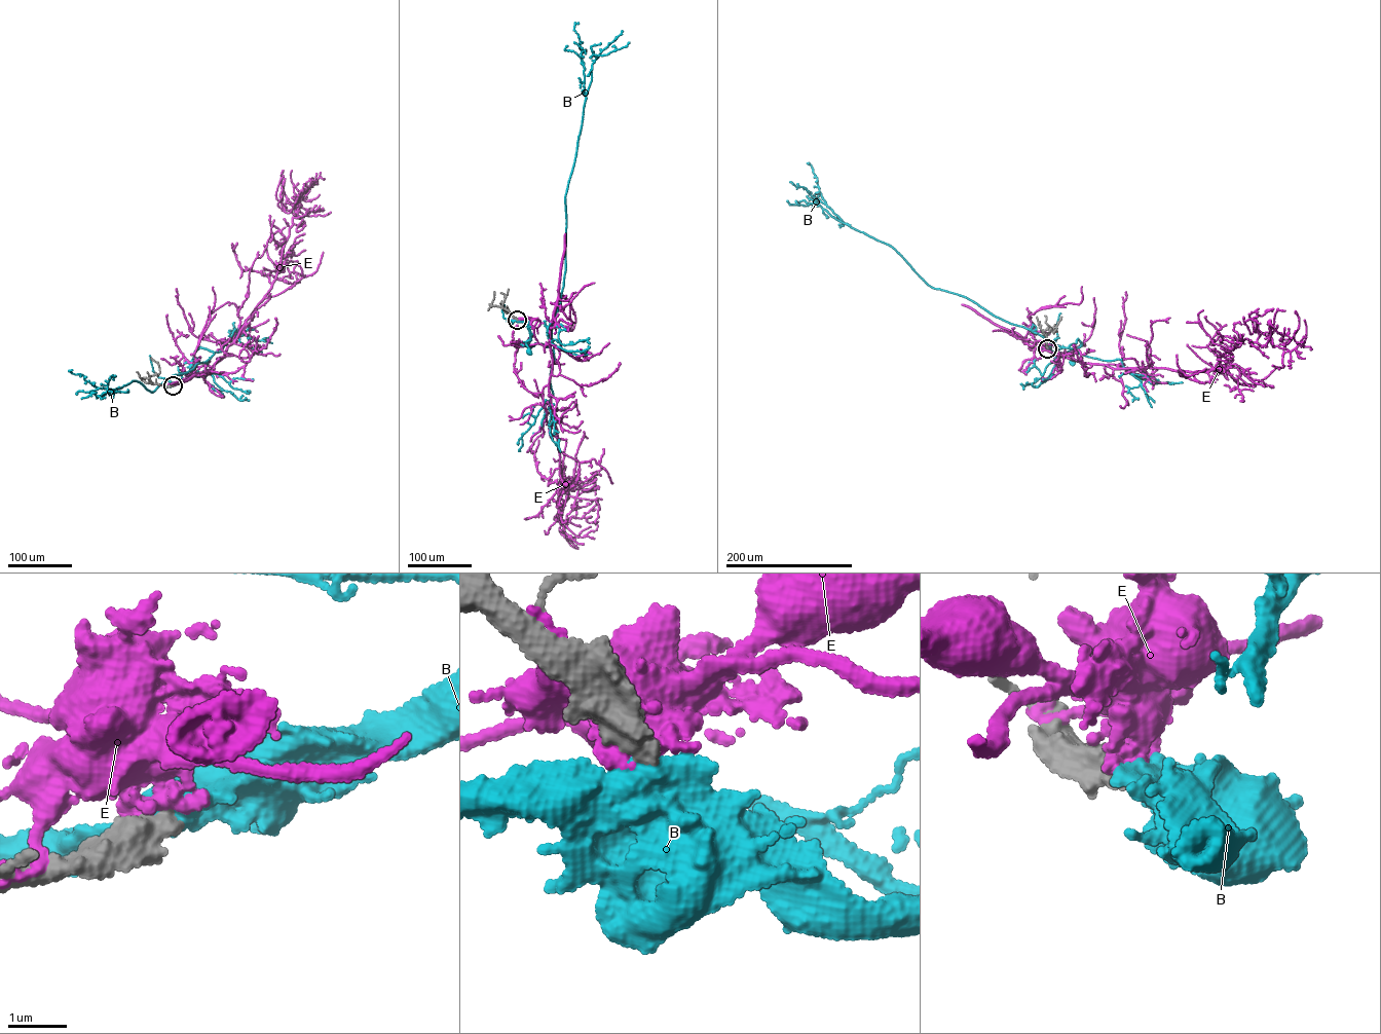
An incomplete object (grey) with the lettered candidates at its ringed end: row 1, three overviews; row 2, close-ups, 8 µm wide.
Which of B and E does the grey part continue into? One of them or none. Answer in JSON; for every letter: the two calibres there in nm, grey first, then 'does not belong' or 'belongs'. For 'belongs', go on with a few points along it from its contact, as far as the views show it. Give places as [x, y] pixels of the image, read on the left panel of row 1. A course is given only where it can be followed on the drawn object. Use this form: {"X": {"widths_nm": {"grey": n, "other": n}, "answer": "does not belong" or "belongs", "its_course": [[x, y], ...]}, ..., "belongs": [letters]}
{"B": {"widths_nm": {"grey": 500, "other": 800}, "answer": "belongs", "its_course": [[173, 385], [186, 379], [192, 372], [190, 369], [197, 376]]}, "E": {"widths_nm": {"grey": 600, "other": 550}, "answer": "does not belong"}, "belongs": ["B"]}

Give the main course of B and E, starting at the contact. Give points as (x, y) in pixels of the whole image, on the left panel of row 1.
B: (173, 385), (186, 379), (192, 372), (190, 369), (197, 376)
E: (173, 385), (221, 359), (269, 290), (299, 194), (312, 185), (315, 173)

